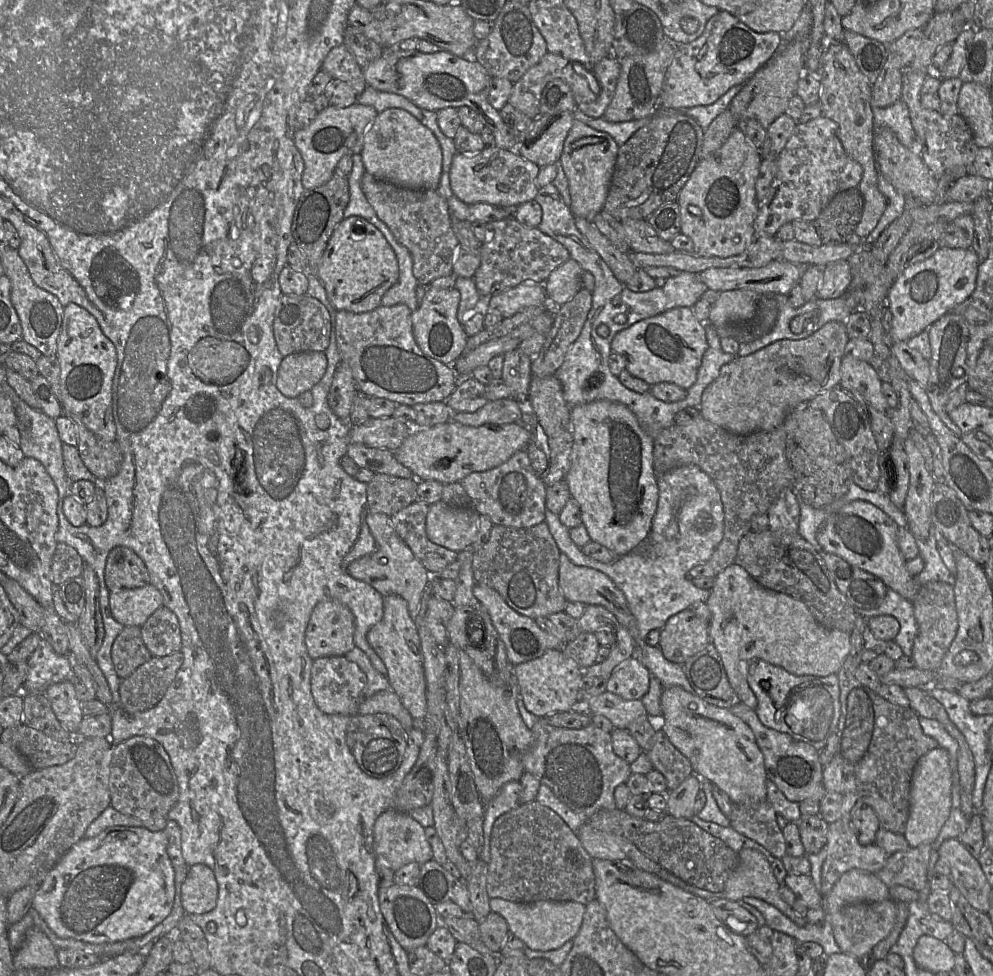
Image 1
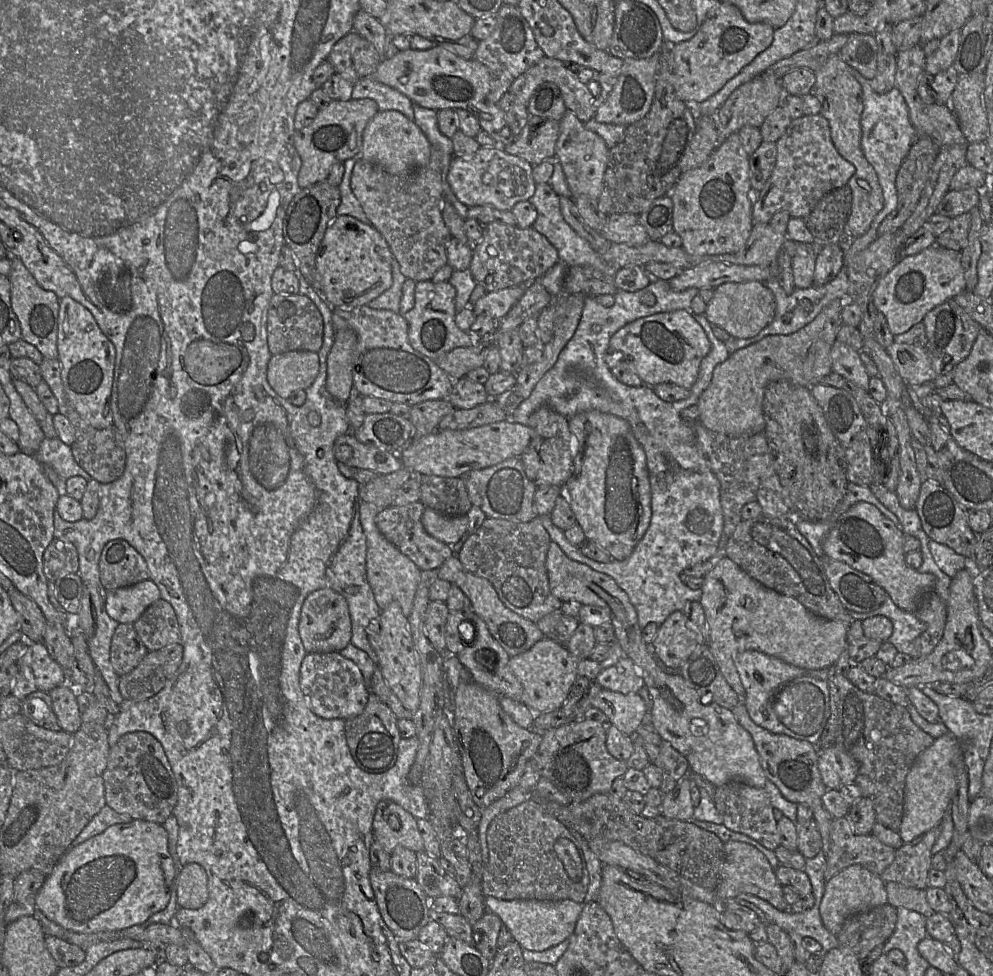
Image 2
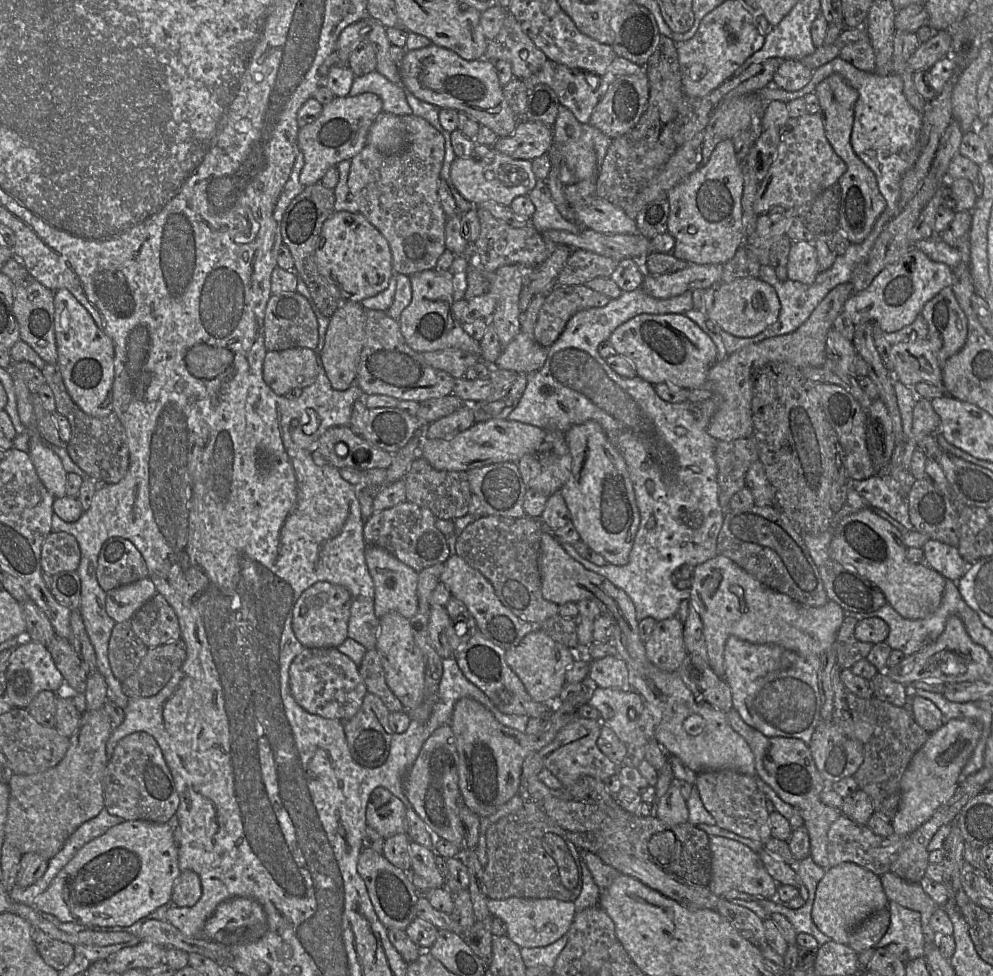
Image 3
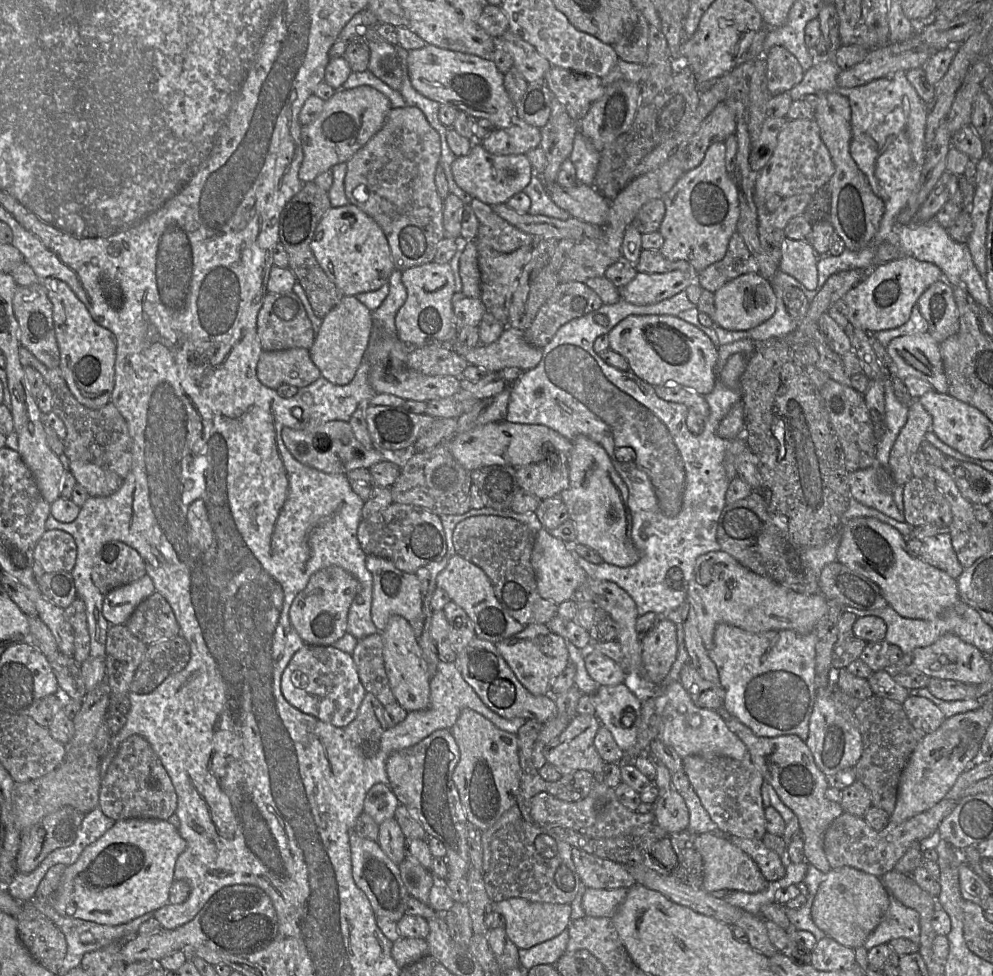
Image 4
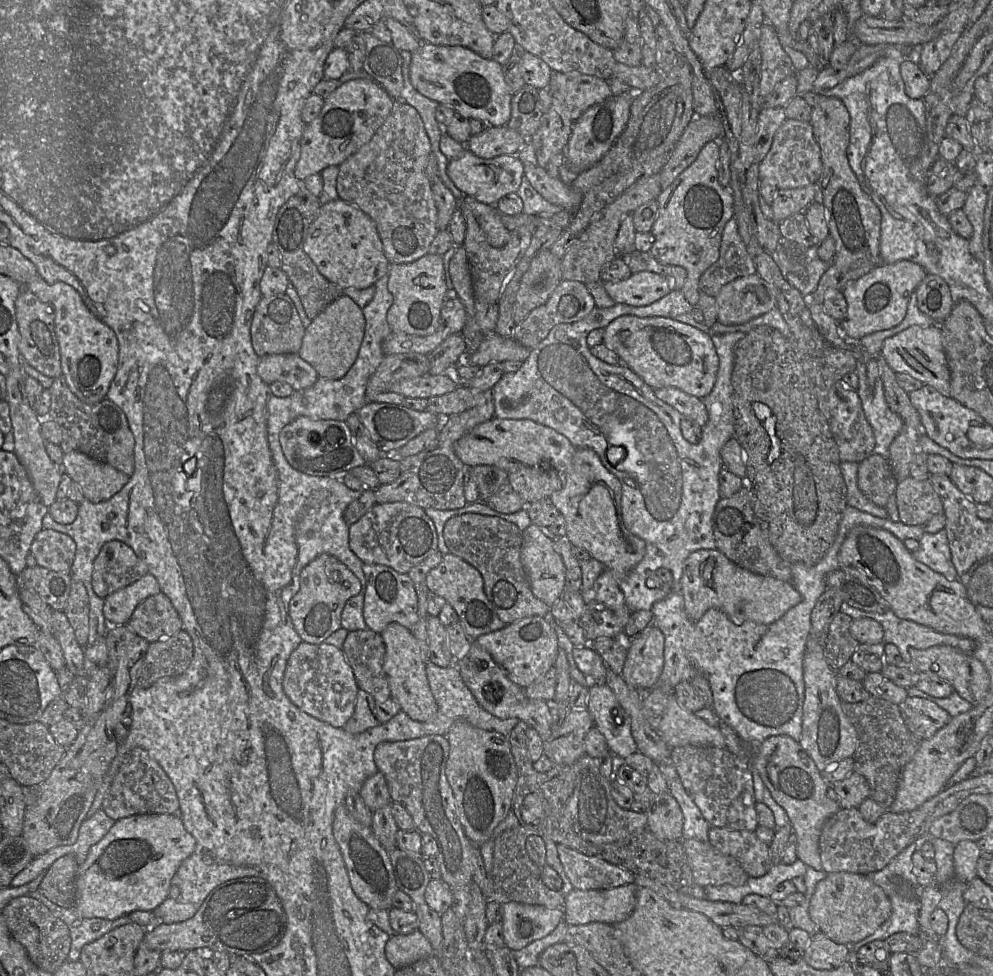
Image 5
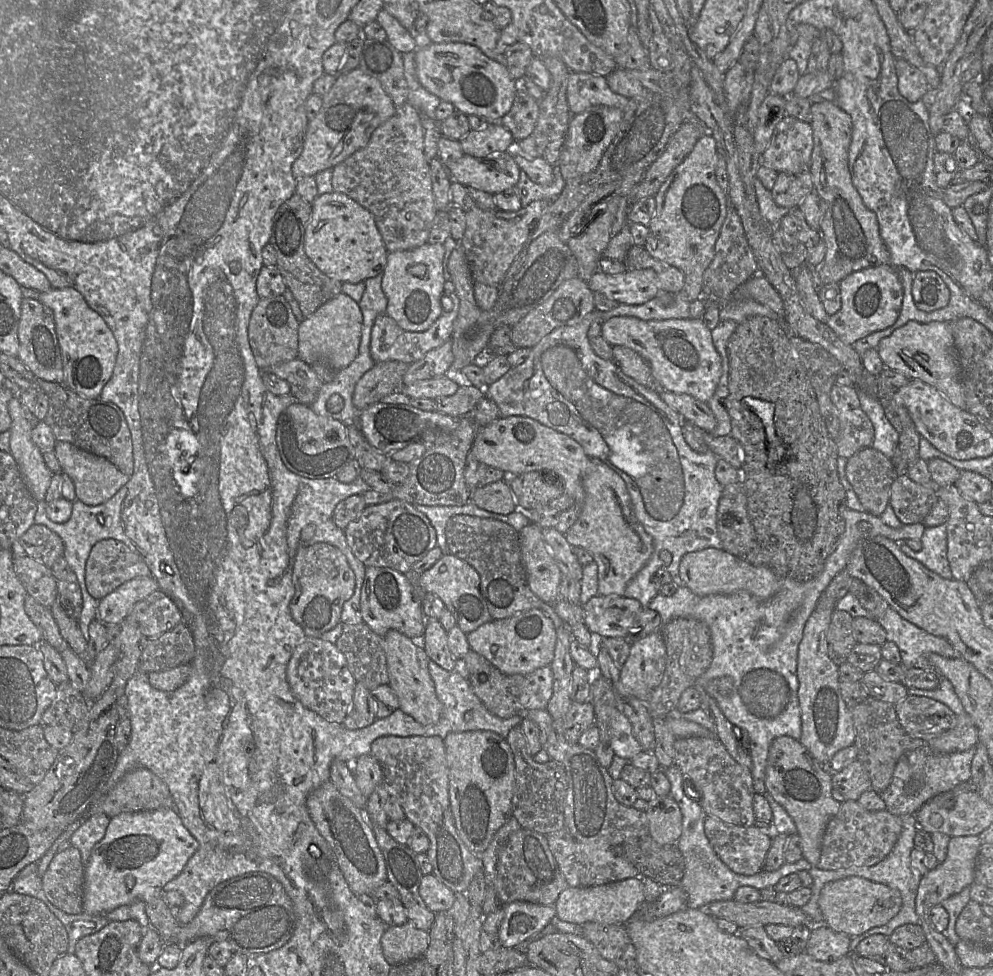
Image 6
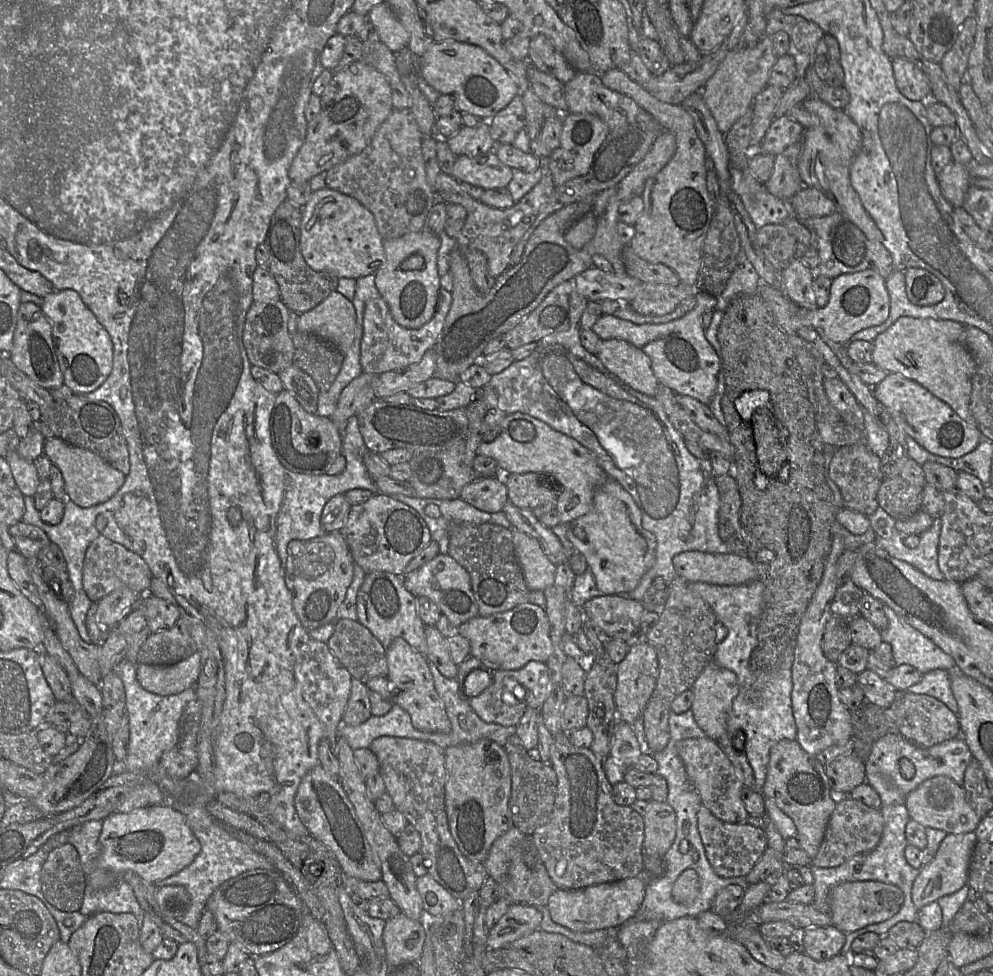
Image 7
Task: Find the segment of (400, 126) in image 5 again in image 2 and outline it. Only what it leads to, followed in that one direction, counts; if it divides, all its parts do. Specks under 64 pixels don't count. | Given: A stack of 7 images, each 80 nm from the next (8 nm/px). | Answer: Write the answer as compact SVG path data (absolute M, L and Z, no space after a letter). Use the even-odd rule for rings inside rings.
M432 147L428 164L408 175L389 174L359 158L353 167L350 186L371 225L386 240L406 279L432 280L435 273L448 264L447 245L452 235L442 215L444 194L438 149Z

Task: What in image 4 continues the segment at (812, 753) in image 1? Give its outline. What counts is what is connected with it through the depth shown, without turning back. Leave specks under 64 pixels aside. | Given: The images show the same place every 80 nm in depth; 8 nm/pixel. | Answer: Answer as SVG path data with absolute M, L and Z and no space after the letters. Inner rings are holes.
M724 707L719 708L719 714L730 731L736 734L746 745L750 760L764 779L774 788L781 801L797 816L800 826L799 832L804 838L805 862L826 874L831 867L824 852L825 831L844 810L840 803L831 801L825 796L828 788L827 776L817 767L805 741L793 734L760 737Z

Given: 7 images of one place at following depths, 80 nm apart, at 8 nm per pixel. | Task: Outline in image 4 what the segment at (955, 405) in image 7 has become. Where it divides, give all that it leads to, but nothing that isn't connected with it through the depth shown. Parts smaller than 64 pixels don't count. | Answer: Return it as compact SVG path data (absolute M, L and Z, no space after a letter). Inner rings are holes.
M928 332L894 338L886 346L886 349L900 379L904 380L909 376L920 378L929 382L935 391L944 394L948 393L940 344Z

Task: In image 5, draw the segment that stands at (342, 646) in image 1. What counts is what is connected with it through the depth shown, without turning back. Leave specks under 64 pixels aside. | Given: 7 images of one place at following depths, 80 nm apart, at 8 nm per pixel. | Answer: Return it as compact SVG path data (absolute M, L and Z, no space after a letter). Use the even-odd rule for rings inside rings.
M321 554L311 561L300 574L300 589L292 598L289 614L295 630L304 642L324 643L332 633L342 627L341 616L346 602L359 594L360 580L336 557Z

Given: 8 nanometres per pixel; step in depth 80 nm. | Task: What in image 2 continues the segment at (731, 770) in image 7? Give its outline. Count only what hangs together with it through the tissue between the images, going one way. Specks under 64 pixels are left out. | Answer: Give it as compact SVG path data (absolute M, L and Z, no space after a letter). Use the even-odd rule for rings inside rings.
M729 782L716 787L712 800L723 818L723 825L728 829L749 836L772 851L781 845L773 806L765 788L752 787L742 782Z

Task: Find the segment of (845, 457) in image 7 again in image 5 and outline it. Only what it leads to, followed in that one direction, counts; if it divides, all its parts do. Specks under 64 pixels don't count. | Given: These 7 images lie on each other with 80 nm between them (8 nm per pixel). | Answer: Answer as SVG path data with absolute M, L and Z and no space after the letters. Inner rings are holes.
M872 453L858 464L857 484L860 491L874 504L885 507L889 497L895 493L898 481L892 473L887 458Z

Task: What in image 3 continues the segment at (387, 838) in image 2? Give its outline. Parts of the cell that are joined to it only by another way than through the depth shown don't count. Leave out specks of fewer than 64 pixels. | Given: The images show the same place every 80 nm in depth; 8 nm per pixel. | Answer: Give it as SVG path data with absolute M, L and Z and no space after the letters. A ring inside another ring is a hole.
M383 787L371 793L367 809L367 825L375 829L382 838L387 839L399 833L406 833L407 808L403 802Z

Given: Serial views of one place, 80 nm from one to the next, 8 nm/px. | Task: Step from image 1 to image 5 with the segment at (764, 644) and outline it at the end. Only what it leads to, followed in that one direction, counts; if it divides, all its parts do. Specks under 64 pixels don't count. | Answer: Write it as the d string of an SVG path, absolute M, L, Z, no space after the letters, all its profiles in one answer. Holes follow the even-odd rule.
M702 549L691 553L684 562L680 580L689 618L699 620L707 610L719 609L735 624L745 621L771 624L801 602L800 593L790 582L751 572L736 564L718 549Z

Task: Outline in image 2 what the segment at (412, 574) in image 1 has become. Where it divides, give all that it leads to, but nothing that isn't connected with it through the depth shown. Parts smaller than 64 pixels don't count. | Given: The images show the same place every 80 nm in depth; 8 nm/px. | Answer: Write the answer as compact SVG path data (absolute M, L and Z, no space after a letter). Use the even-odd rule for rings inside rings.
M365 501L360 502L360 521L367 539L367 579L381 611L390 603L398 602L403 614L408 618L414 607L414 599L420 582L421 570L379 531L376 525L378 511L372 504Z

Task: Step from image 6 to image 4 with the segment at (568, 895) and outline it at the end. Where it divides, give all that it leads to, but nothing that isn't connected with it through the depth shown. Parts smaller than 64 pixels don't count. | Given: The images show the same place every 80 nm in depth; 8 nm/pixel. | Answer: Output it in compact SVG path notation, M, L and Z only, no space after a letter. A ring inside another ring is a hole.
M587 888L582 898L585 915L612 918L627 895L627 888L613 890Z

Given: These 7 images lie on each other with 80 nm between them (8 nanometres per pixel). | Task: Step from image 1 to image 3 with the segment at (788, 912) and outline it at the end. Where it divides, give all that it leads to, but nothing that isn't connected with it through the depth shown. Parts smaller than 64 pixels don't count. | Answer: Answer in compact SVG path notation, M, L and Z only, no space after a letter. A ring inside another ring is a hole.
M710 835L709 847L711 851L711 879L708 889L724 898L731 890L761 896L770 900L777 900L779 883L775 881L766 870L759 854L748 846L730 838Z

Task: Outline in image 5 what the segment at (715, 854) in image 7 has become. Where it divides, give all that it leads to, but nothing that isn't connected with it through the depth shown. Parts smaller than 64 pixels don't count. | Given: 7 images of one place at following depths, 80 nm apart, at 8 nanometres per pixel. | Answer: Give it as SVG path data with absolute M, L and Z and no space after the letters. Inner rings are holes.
M710 826L708 838L716 850L735 858L750 877L761 877L774 866L770 858L769 845L761 841L755 832Z

